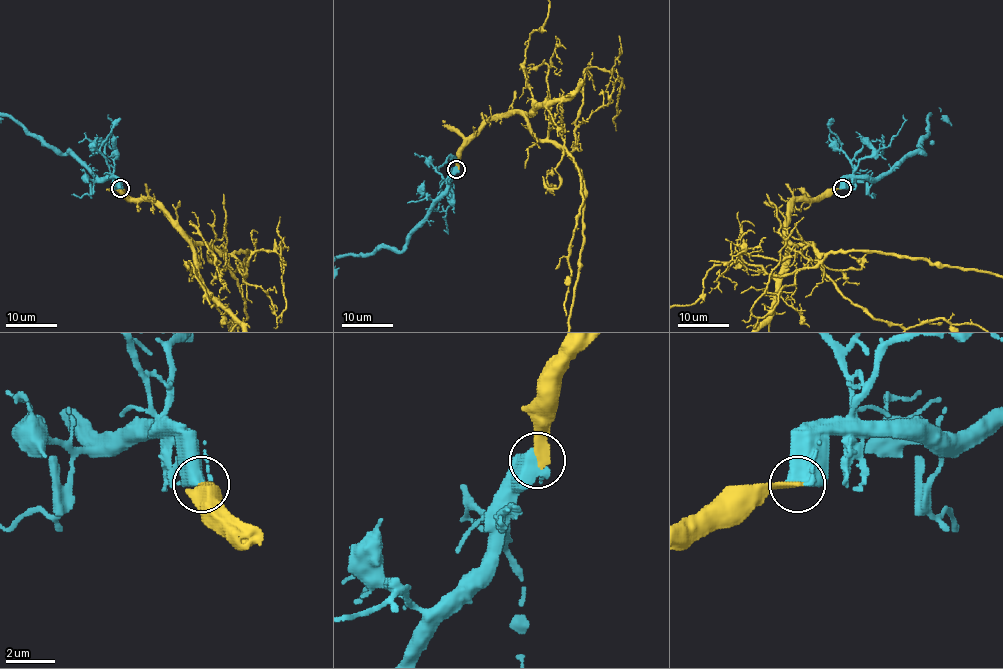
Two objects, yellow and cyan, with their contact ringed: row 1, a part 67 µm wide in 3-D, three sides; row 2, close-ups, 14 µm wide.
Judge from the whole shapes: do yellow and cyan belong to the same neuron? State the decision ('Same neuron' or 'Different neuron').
Same neuron

